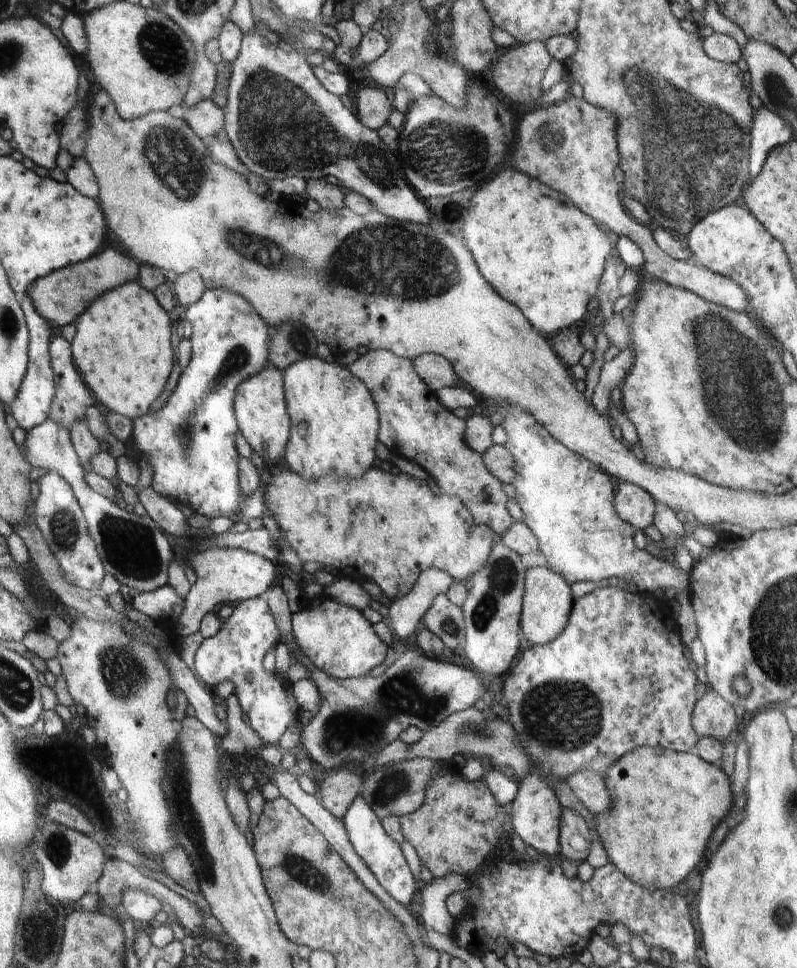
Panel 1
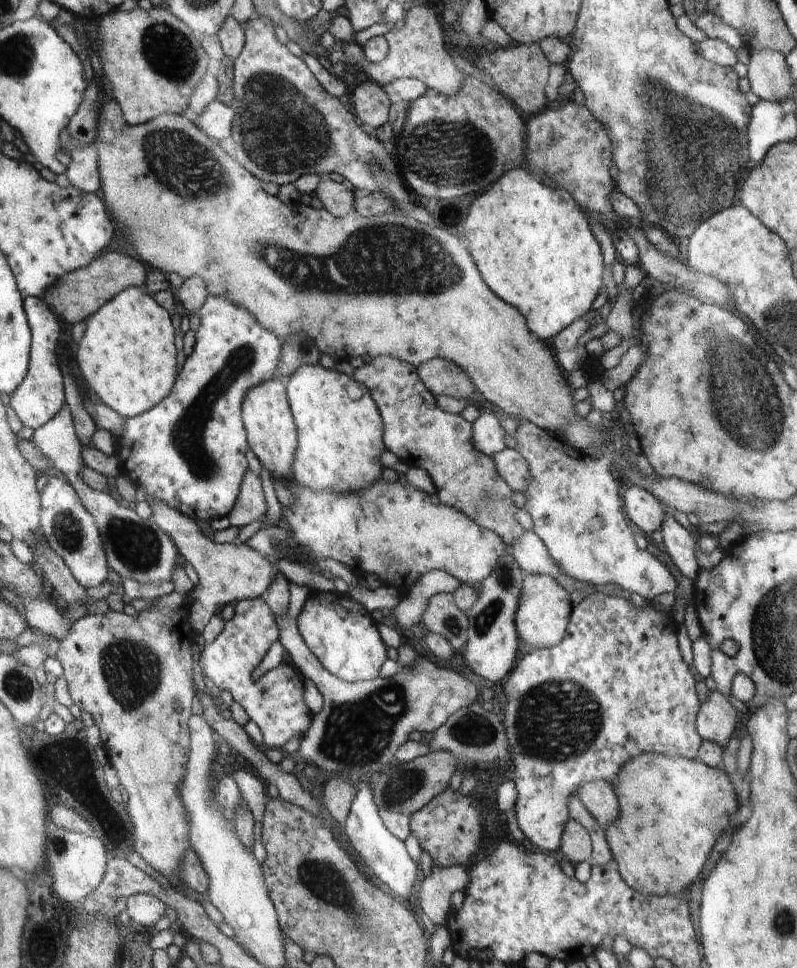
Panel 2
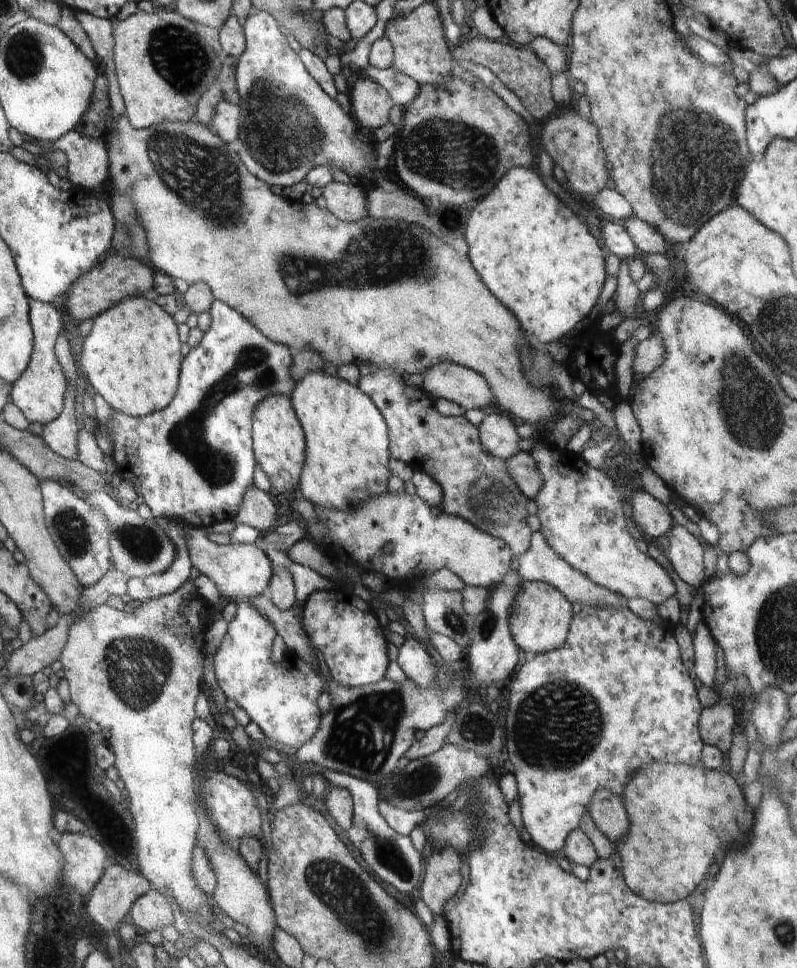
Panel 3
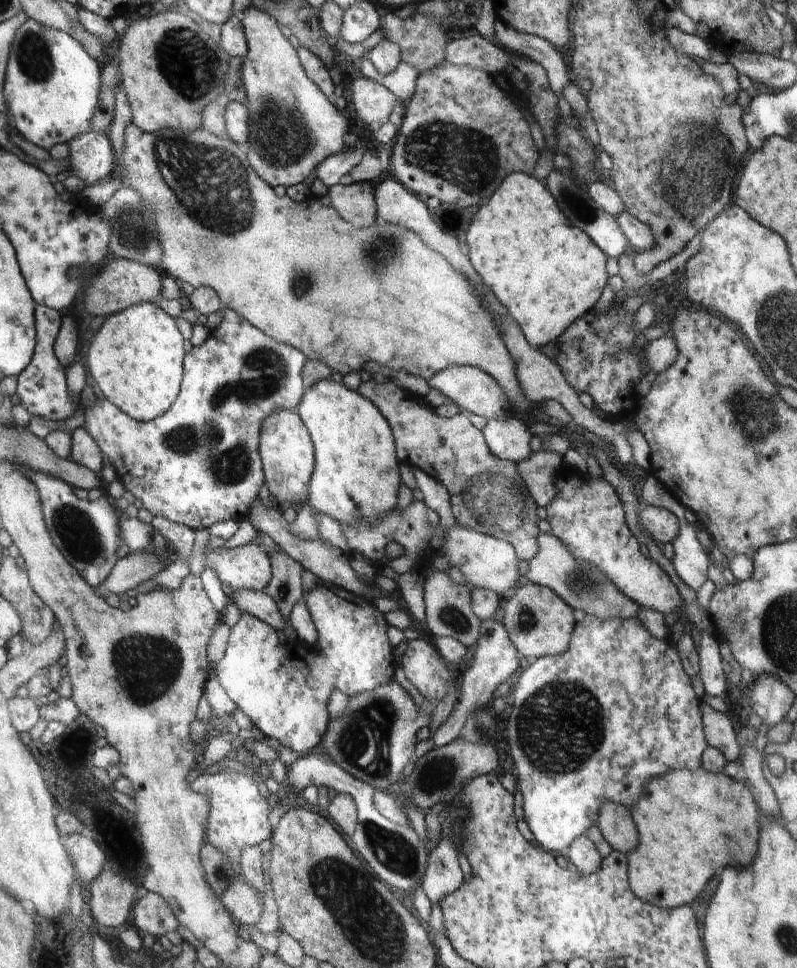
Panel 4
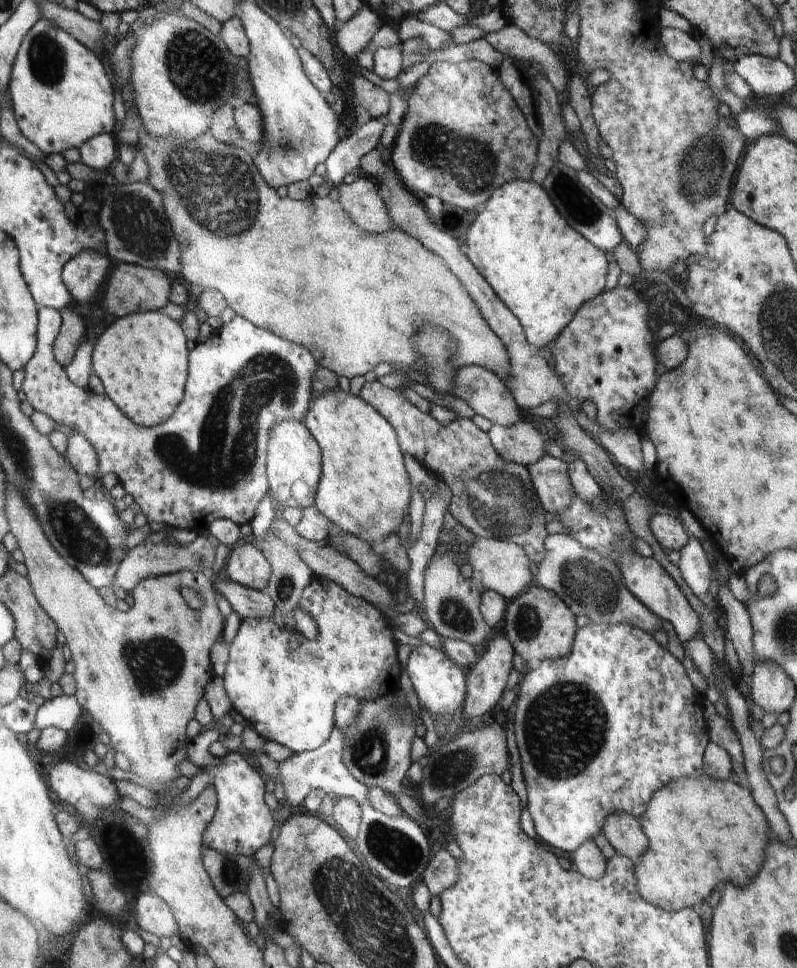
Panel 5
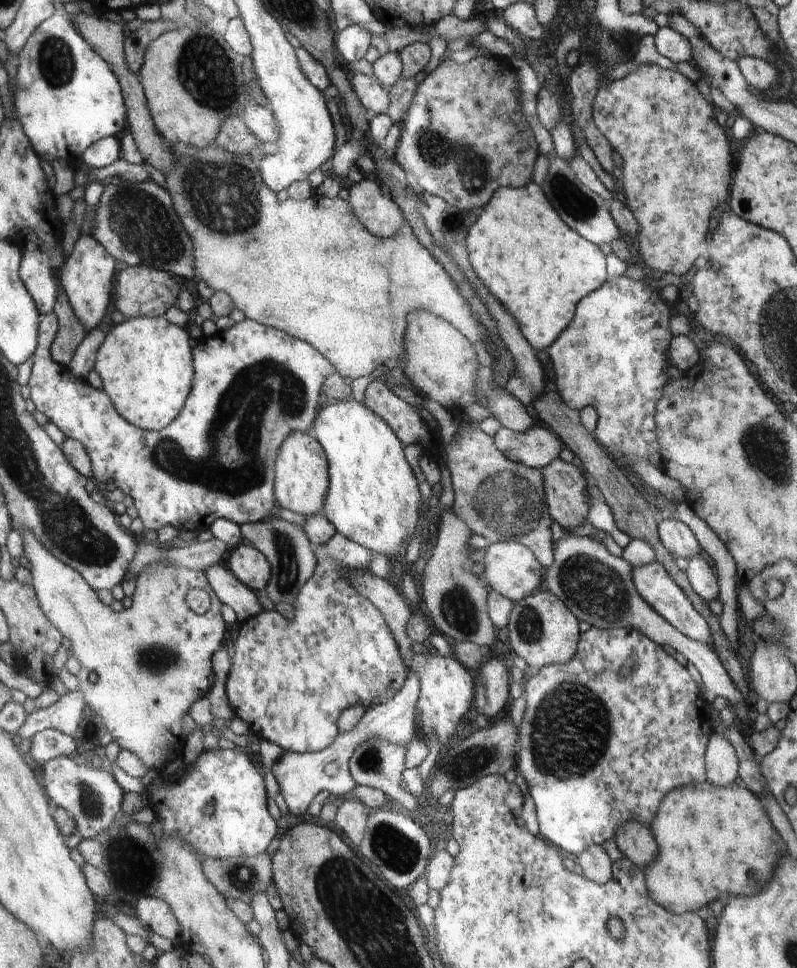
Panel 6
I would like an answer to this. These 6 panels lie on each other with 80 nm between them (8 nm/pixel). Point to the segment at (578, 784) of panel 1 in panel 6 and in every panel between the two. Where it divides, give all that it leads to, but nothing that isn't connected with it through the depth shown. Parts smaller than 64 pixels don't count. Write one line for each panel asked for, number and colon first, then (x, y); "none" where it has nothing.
2: (598, 797)
3: (607, 809)
4: (615, 823)
5: (623, 831)
6: (637, 844)

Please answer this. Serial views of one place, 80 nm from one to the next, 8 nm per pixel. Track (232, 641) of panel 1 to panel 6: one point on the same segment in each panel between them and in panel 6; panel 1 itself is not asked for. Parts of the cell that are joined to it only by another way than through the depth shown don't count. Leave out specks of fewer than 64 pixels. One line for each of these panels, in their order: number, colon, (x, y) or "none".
2: (275, 702)
3: (281, 697)
4: (283, 688)
5: (280, 682)
6: (338, 652)

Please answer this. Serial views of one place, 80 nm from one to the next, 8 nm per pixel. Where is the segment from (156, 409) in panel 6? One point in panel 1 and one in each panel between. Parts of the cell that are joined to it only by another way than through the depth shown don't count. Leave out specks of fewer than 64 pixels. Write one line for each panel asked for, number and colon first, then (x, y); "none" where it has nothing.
1: (122, 346)
2: (127, 355)
3: (132, 357)
4: (136, 358)
5: (145, 375)

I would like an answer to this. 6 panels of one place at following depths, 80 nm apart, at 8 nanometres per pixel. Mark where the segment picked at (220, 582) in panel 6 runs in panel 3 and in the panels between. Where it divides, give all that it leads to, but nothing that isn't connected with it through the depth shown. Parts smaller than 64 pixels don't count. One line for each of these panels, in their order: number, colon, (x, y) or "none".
3: (288, 624)
4: (259, 604)
5: (247, 602)

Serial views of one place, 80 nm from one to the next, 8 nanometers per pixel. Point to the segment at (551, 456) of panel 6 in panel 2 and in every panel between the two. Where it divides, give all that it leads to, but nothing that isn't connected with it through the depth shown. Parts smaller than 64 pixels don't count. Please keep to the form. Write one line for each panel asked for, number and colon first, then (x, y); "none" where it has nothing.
2: (488, 435)
3: (497, 433)
4: (509, 439)
5: (522, 443)

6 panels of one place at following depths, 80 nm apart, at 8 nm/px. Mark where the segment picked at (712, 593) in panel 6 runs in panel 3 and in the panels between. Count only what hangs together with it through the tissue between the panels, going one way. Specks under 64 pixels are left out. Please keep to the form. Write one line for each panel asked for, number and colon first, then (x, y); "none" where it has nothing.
3: (685, 552)
4: (690, 560)
5: (694, 564)

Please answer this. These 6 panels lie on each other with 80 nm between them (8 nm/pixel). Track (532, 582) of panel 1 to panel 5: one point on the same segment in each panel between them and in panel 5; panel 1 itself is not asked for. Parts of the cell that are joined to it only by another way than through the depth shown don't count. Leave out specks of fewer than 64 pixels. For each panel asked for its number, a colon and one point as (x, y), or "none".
2: (544, 612)
3: (540, 621)
4: (539, 622)
5: (539, 624)

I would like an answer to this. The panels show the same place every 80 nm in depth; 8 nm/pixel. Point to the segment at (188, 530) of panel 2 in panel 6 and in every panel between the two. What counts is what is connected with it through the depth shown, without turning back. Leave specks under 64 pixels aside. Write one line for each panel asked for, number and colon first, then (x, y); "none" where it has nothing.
3: (240, 572)
4: (245, 567)
5: (248, 566)
6: (250, 566)

